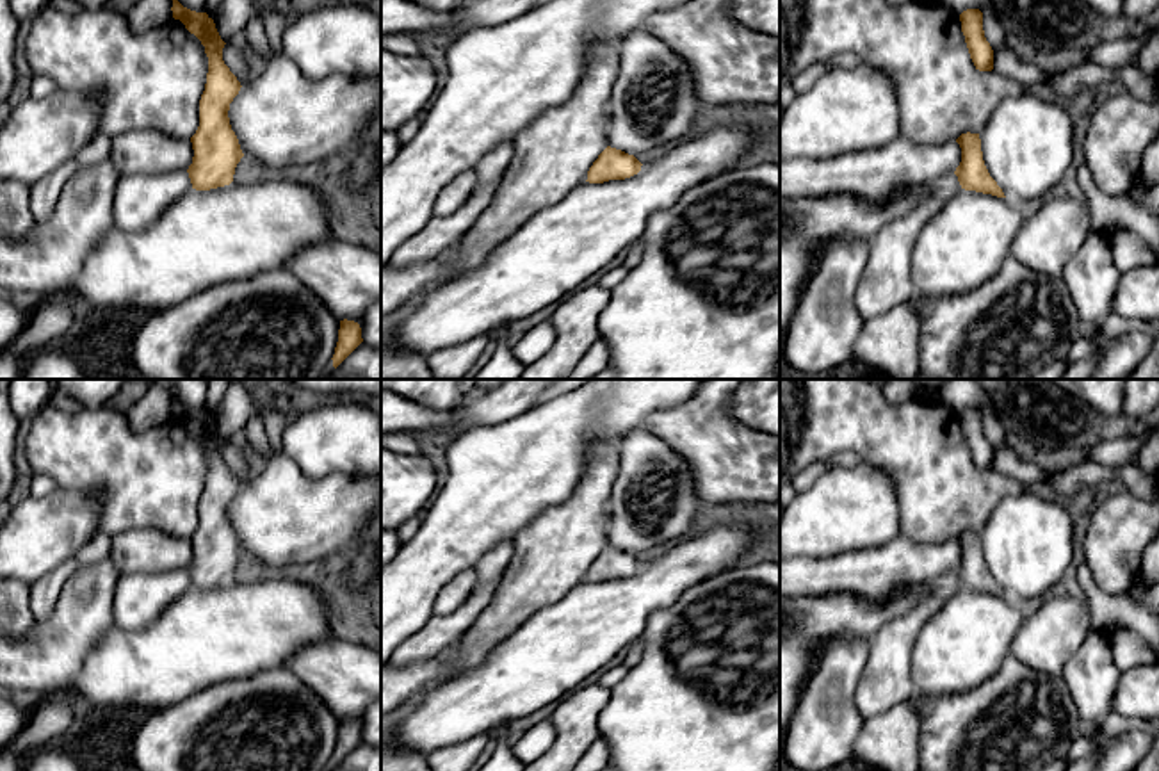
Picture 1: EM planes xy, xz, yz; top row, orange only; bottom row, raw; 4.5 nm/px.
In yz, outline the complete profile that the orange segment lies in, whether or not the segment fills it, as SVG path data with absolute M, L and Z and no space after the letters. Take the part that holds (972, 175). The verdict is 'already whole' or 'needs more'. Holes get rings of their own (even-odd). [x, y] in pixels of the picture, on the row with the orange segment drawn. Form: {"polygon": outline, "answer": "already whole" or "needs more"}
{"polygon": "M961 134L956 142L961 148L961 162L954 174L961 189L1006 198L985 166L979 134Z", "answer": "already whole"}

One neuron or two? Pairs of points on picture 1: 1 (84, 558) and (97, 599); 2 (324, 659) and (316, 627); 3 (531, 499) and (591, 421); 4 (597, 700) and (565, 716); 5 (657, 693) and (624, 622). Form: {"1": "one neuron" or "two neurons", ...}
{"1": "two neurons", "2": "two neurons", "3": "one neuron", "4": "one neuron", "5": "two neurons"}

